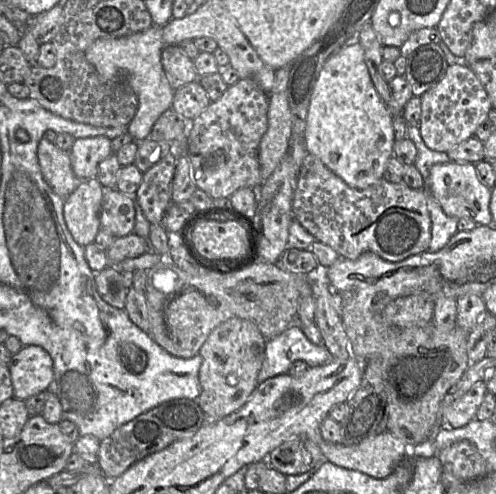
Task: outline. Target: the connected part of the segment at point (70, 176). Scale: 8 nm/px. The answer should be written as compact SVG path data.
M43 137L38 143L37 156L44 180L58 196L66 199L82 181L72 170L69 151L61 150Z

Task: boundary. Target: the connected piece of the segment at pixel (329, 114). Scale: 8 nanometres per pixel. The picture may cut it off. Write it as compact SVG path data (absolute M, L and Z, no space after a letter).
M360 42L347 44L328 58L313 87L306 119L306 149L349 187L365 189L383 179L387 163L393 156L393 117L372 82L362 45Z

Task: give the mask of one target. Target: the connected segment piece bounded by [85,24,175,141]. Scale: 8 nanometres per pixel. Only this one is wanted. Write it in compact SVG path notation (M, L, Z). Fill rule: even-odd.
M153 24L149 29L127 36L104 38L94 41L85 51L87 61L92 64L104 80L126 81L137 94L138 109L127 126L127 132L133 141L142 141L150 136L157 119L169 108L175 89L161 63L164 47L162 27Z

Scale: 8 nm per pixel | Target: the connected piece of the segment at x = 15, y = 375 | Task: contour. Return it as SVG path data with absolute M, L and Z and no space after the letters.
M22 346L11 356L8 367L14 398L26 400L53 387L53 360L40 346Z

